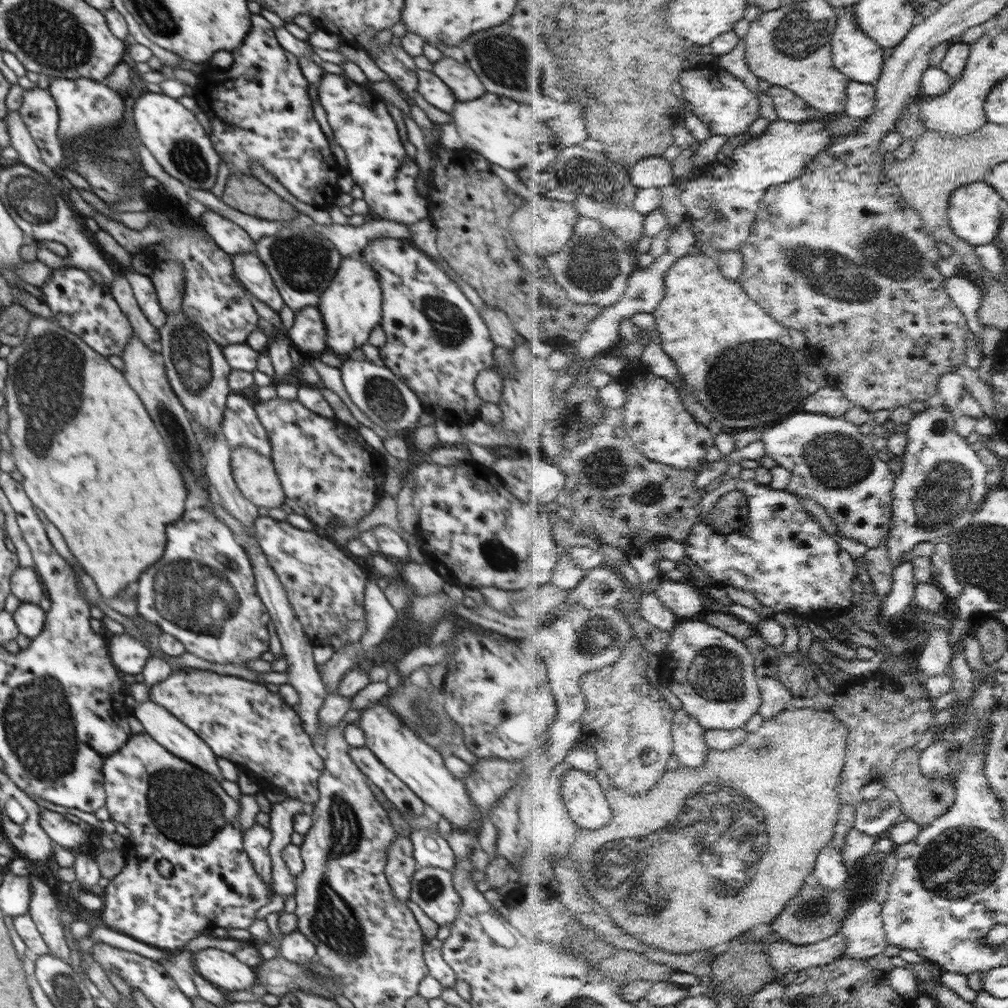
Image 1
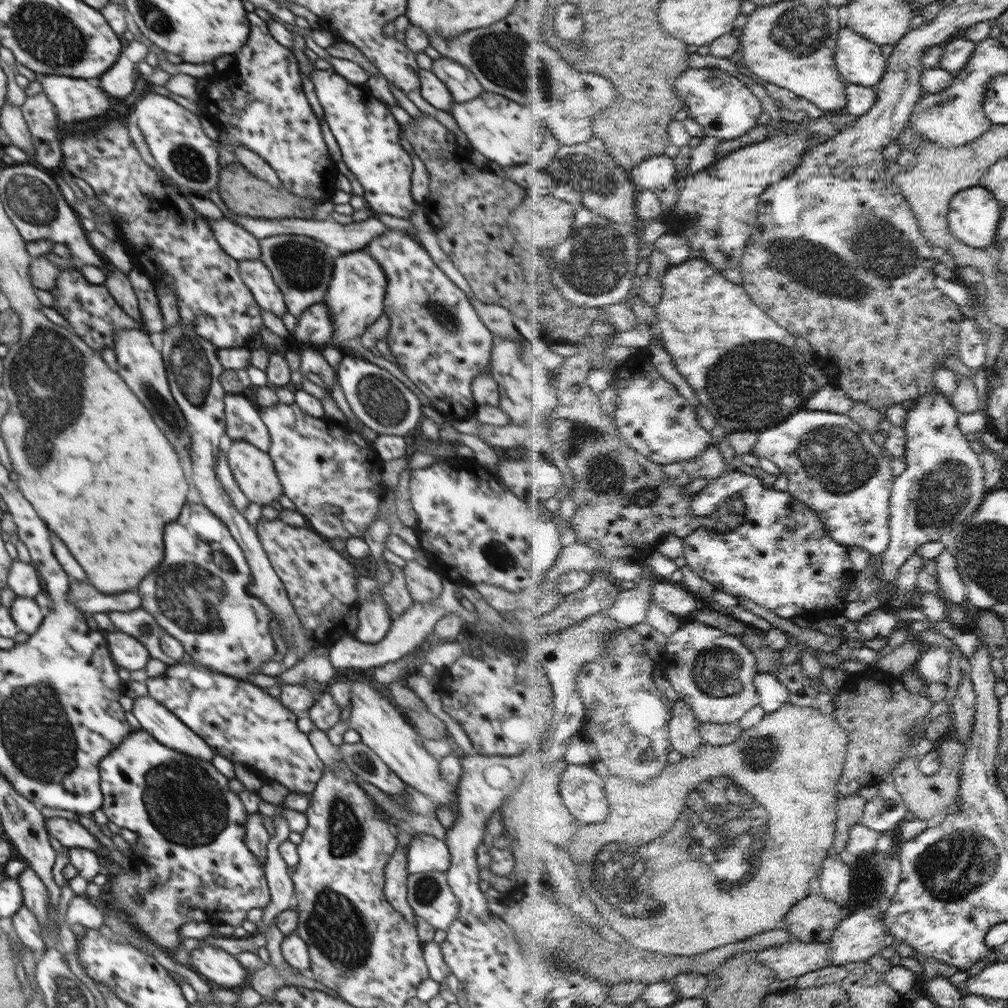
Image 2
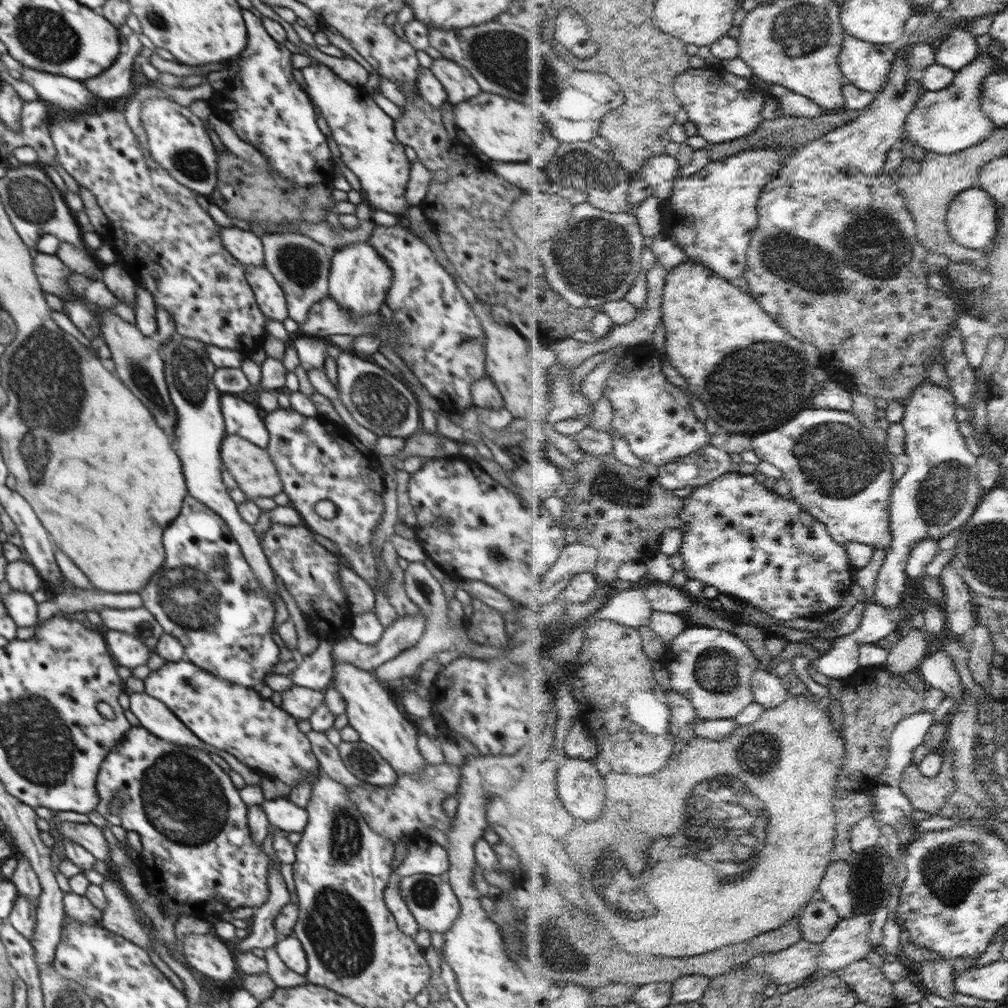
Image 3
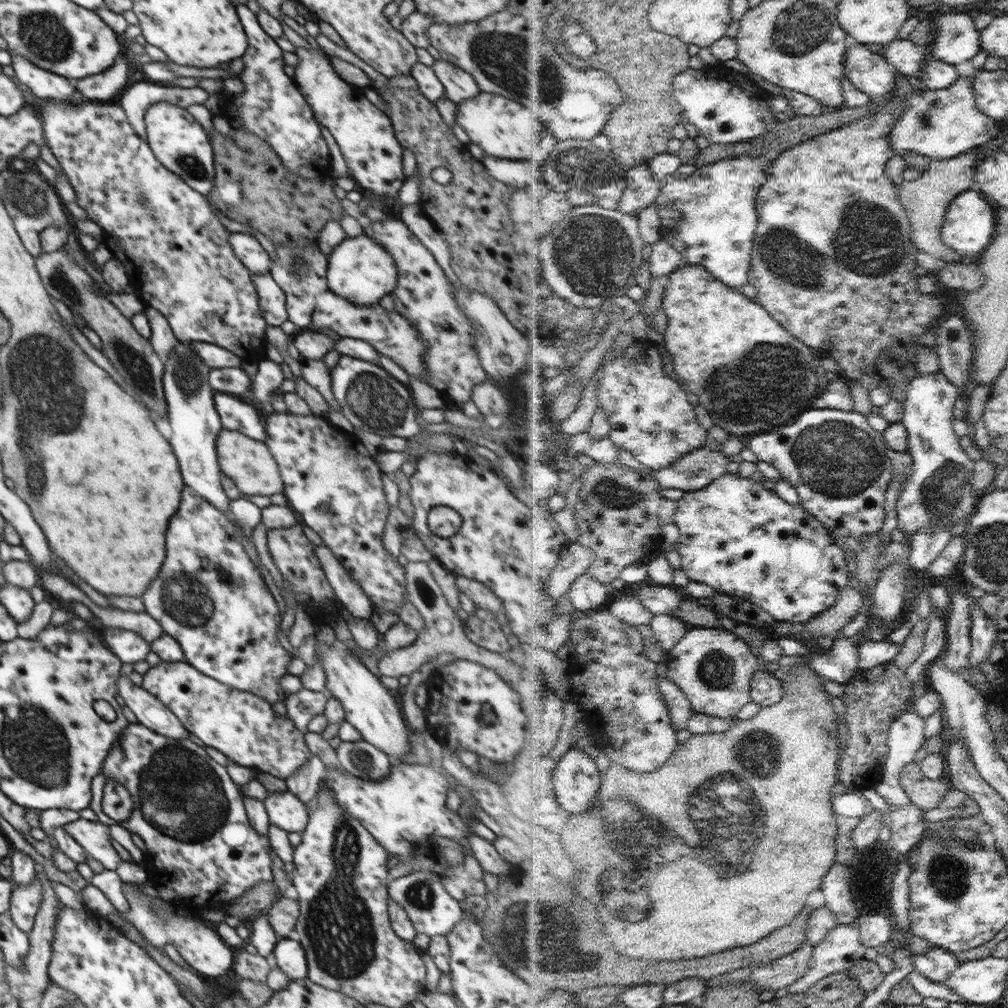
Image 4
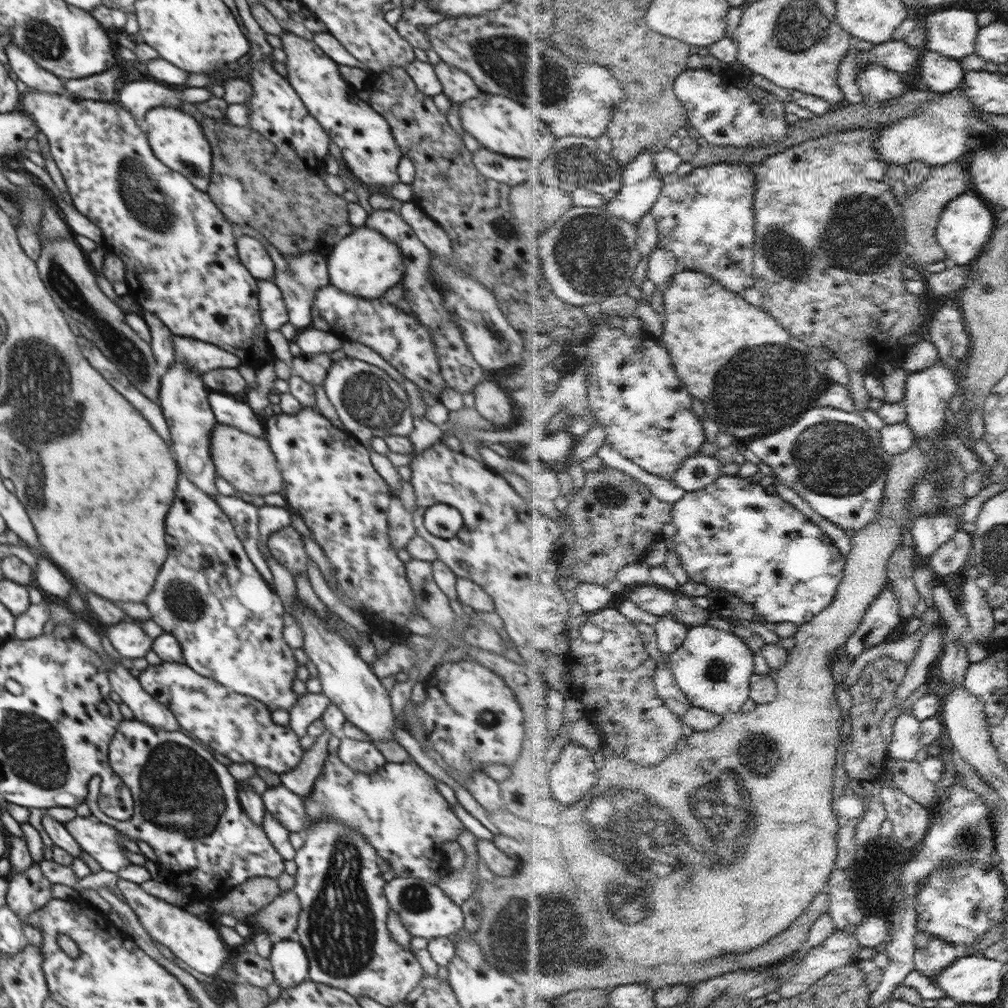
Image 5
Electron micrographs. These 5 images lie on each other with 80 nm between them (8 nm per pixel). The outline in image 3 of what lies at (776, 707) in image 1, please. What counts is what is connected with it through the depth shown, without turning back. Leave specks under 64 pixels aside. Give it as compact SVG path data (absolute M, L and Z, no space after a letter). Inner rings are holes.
M758 669L755 672L753 686L757 702L766 709L776 708L788 699L789 685L786 679L780 678L771 669Z

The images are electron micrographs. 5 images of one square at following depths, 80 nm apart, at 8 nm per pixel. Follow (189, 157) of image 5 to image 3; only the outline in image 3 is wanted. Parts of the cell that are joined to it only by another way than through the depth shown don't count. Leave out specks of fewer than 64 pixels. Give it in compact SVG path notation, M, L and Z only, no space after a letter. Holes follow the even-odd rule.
M152 97L142 103L140 118L147 134L147 150L152 159L167 170L182 186L210 196L218 179L218 151L212 145L203 121L189 107L166 98Z

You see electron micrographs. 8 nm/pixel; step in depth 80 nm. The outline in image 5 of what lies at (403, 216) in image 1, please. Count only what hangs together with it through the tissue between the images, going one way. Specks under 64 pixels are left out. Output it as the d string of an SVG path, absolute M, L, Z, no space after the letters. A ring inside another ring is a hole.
M283 31L280 35L283 42L283 50L288 55L285 62L288 68L287 79L292 88L303 100L309 113L322 125L322 128L329 134L329 138L342 150L342 159L345 166L362 184L373 191L380 188L391 189L400 182L398 177L398 164L403 158L399 146L395 143L394 134L388 120L364 100L358 99L356 89L347 83L340 74L339 64L334 62L314 41L302 39L292 32Z

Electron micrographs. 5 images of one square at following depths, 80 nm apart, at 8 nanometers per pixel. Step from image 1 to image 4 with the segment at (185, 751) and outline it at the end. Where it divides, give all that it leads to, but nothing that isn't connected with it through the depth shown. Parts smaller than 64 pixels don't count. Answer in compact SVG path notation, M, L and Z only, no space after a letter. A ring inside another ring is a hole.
M120 674L117 680L119 695L125 700L126 706L136 715L138 723L150 730L174 740L189 738L189 732L180 719L160 702L153 694L142 687L134 685L128 675Z

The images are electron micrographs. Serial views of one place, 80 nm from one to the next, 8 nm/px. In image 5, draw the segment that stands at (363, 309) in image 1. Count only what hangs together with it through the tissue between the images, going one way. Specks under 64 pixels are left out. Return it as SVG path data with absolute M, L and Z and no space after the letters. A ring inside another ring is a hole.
M365 225L355 227L352 234L341 238L327 251L326 257L329 284L335 286L338 290L343 290L352 296L365 300L380 298L388 289L401 282L404 274L403 256L399 248L397 248L396 243L392 242L390 238L386 238L383 234L380 234L378 230L372 230L371 227Z

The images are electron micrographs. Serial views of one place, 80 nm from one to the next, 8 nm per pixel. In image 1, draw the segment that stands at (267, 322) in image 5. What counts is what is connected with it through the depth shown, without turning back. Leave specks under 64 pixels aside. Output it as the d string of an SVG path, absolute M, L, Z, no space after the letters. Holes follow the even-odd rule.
M255 251L232 257L233 269L241 284L251 292L251 296L264 301L276 312L285 305L273 278Z

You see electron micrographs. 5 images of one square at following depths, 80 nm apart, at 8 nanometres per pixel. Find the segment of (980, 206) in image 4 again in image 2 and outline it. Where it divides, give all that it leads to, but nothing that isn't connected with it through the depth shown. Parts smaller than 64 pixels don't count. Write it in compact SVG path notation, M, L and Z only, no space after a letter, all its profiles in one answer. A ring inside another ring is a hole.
M981 184L972 186L956 194L949 218L960 240L974 248L990 249L1000 220L998 199Z

